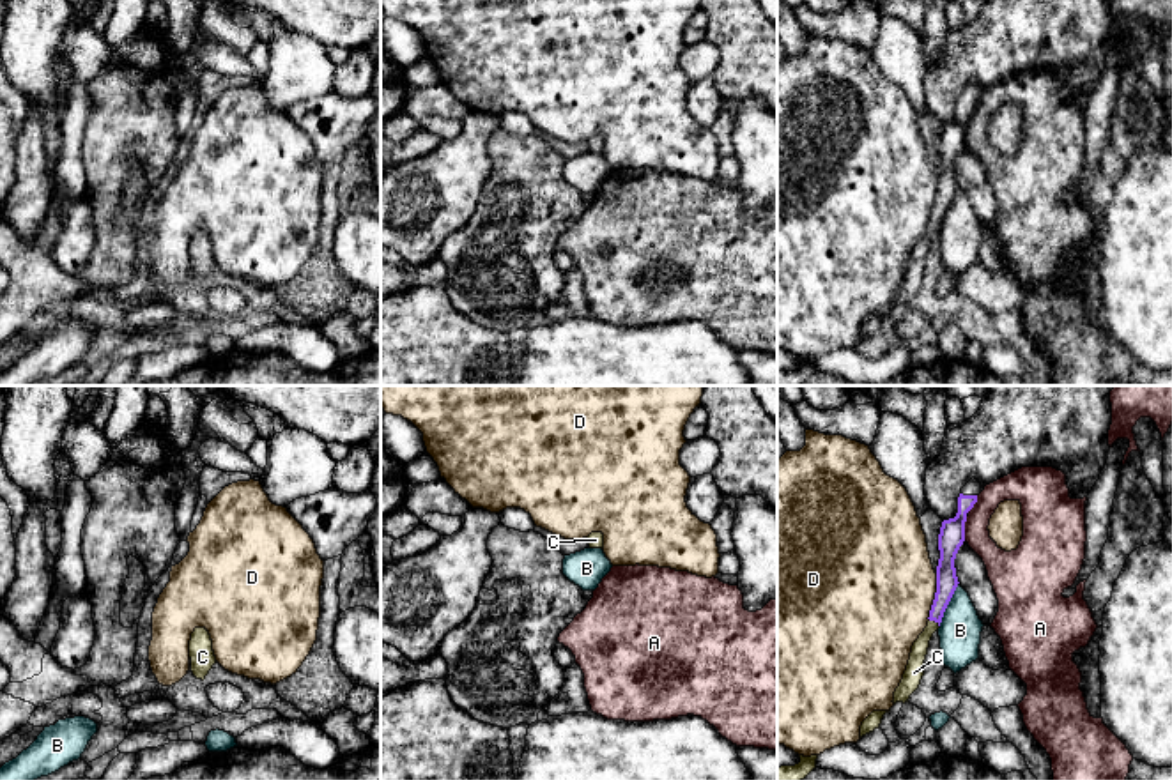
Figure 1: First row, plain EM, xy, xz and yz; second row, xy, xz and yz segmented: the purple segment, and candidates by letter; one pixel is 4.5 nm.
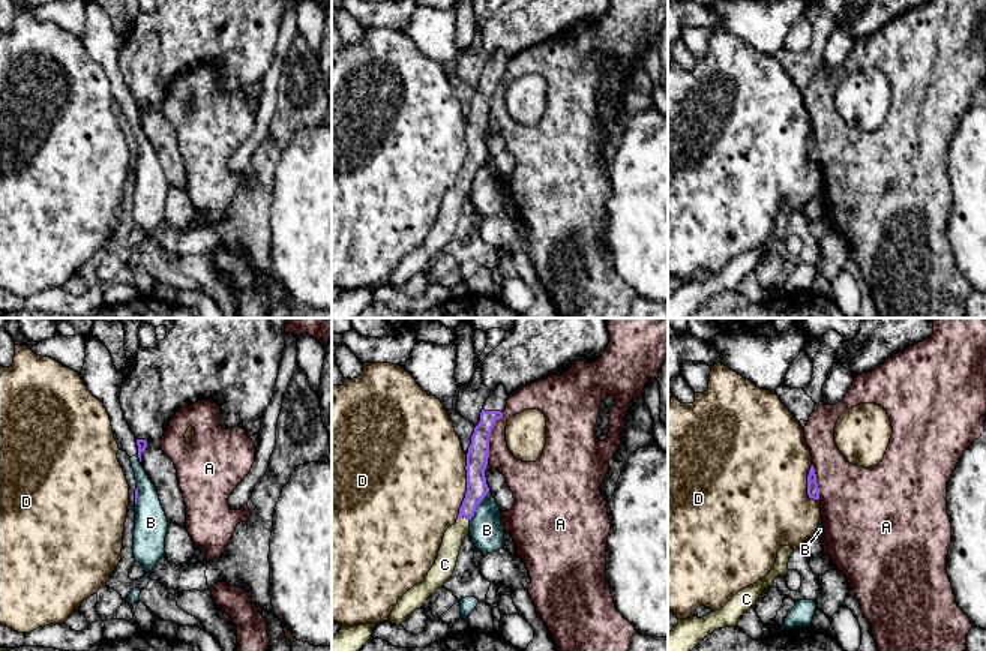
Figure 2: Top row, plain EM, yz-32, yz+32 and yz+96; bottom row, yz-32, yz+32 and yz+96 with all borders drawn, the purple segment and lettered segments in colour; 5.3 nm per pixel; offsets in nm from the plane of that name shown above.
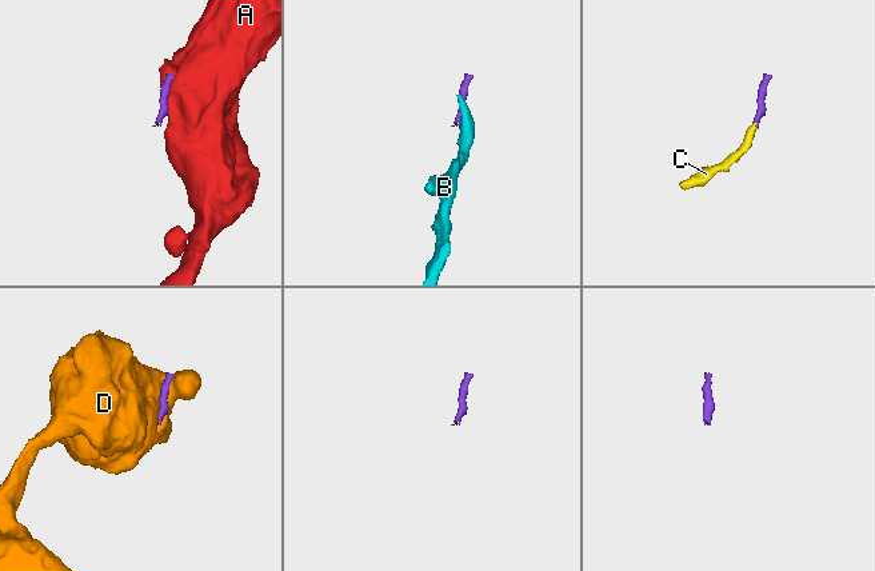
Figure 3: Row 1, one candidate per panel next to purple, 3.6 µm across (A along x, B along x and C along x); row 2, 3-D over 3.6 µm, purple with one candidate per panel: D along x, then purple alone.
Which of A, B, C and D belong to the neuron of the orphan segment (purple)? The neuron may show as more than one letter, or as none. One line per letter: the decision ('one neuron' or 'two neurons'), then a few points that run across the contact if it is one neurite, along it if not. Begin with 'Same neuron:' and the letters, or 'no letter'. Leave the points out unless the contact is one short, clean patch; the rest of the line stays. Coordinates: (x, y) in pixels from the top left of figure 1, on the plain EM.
Same neuron: C
A: two neurons | yz (967, 121), (963, 144)
B: two neurons | yz (958, 186), (939, 229)
C: one neuron | yz (946, 177), (946, 193), (935, 225), (919, 252), (914, 275)
D: two neurons | yz (937, 177), (937, 195), (928, 223)

